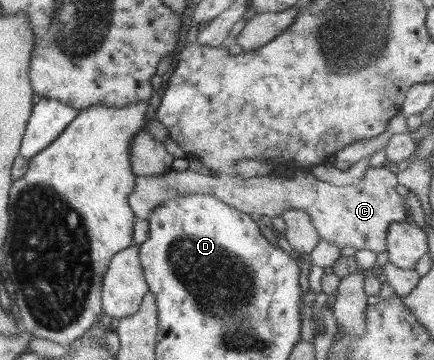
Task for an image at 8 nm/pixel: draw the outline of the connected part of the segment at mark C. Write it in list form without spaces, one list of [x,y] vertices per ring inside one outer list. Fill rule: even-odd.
[[[369,166],[358,184],[340,186],[319,180],[312,172],[297,171],[296,177],[288,176],[256,176],[243,179],[236,174],[212,175],[205,171],[170,171],[167,175],[136,176],[132,194],[128,196],[128,204],[132,212],[138,218],[148,222],[153,209],[167,200],[174,200],[181,194],[209,194],[220,202],[249,214],[261,214],[271,219],[281,216],[287,210],[301,210],[311,216],[311,220],[318,231],[320,238],[327,240],[338,248],[352,246],[356,250],[372,250],[372,252],[384,252],[387,250],[387,232],[392,223],[401,223],[406,219],[405,200],[396,192],[398,185],[396,173],[386,169],[385,166]]]

